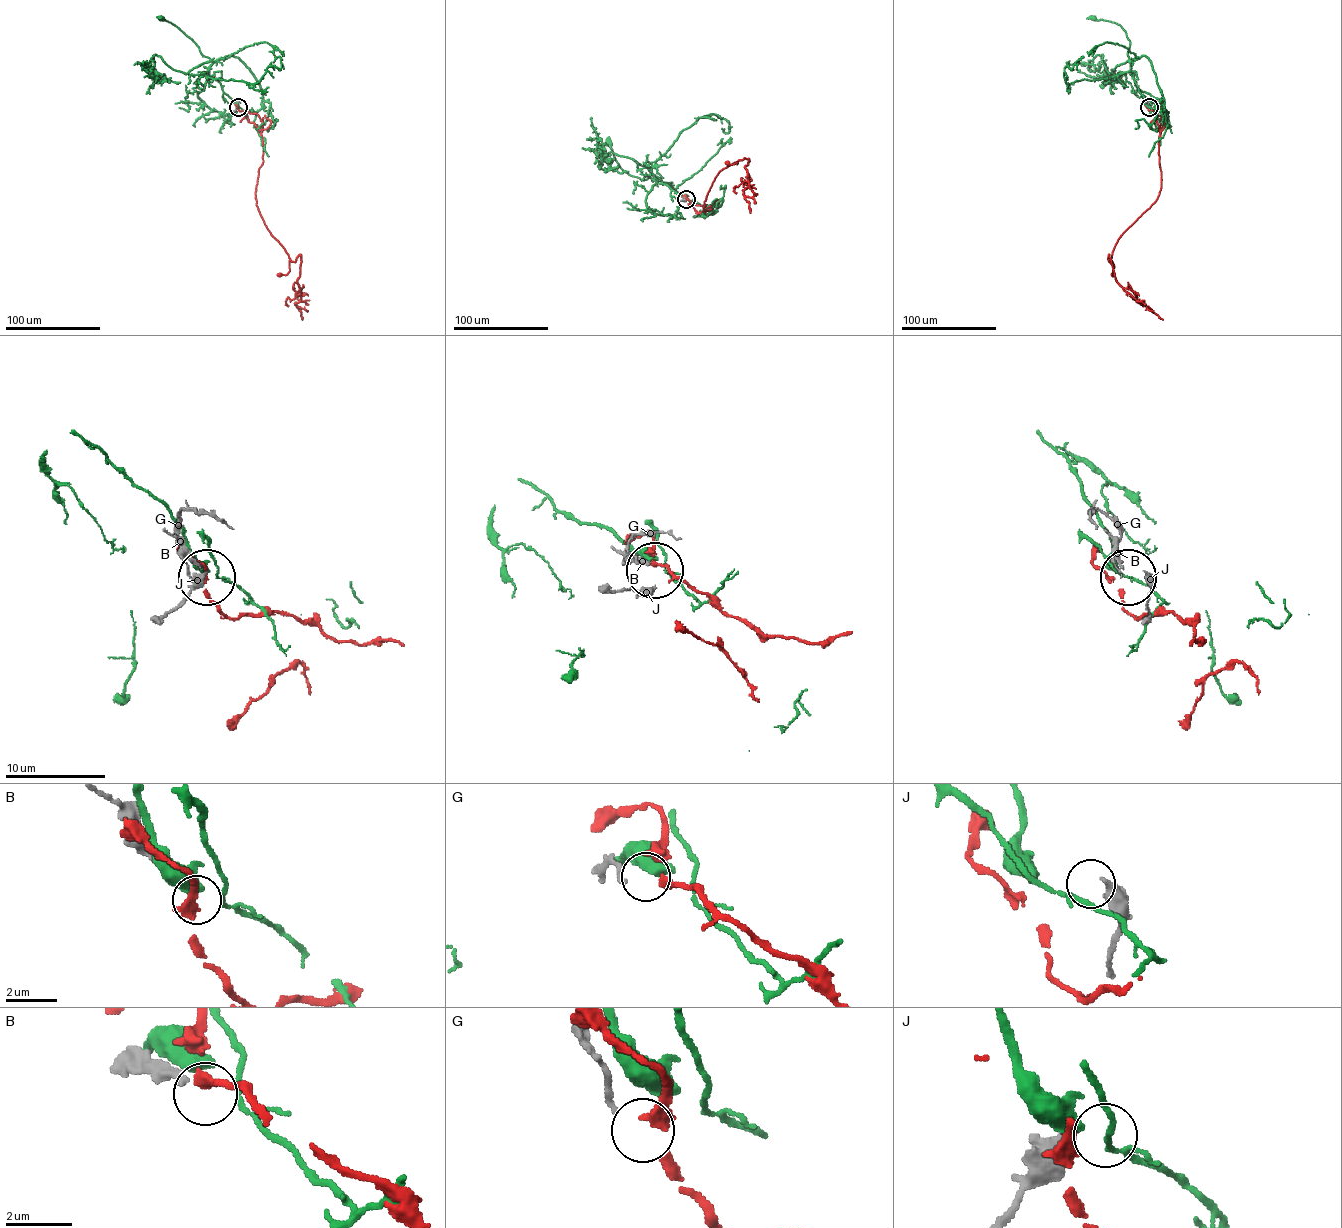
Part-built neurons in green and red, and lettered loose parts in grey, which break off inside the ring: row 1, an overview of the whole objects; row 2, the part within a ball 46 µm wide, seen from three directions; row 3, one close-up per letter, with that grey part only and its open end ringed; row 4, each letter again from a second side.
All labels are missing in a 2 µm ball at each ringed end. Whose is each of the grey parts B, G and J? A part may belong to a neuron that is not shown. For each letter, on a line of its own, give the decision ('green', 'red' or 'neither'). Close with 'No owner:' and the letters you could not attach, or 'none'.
B: neither
G: red
J: neither
No owner: B, J

